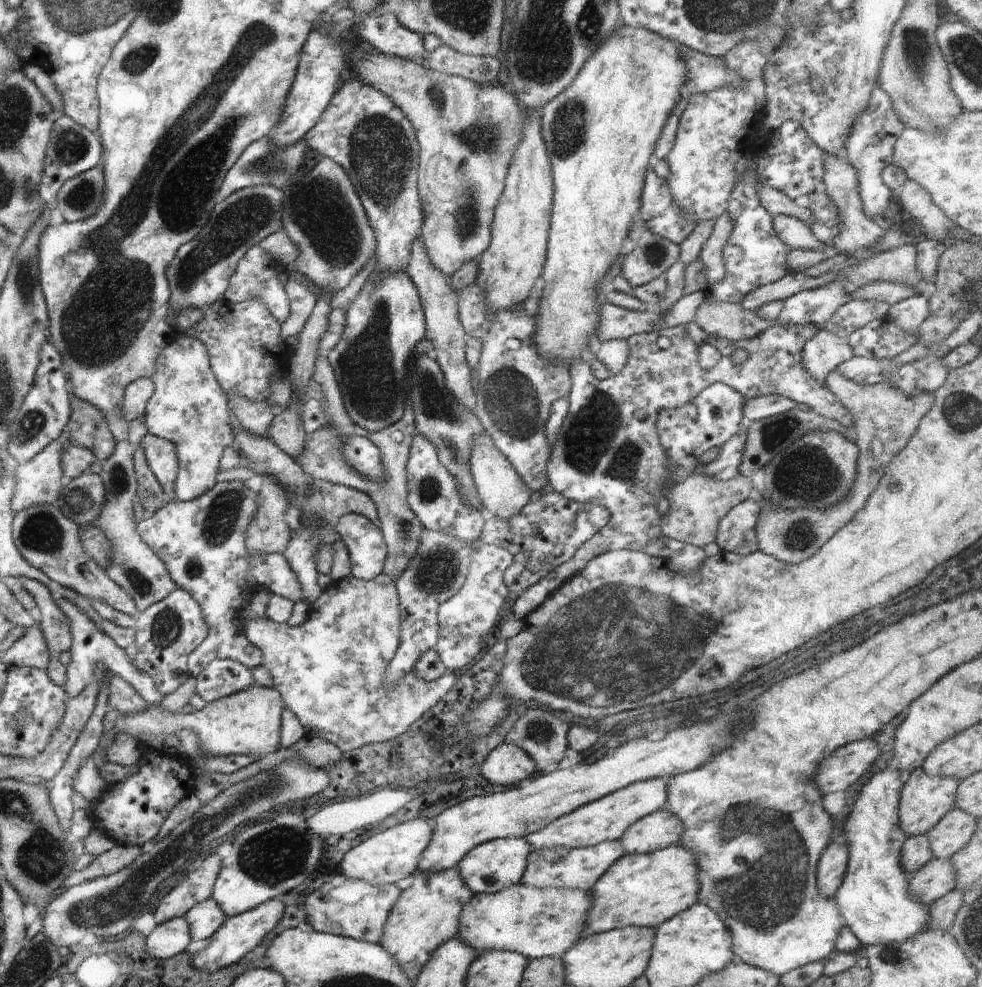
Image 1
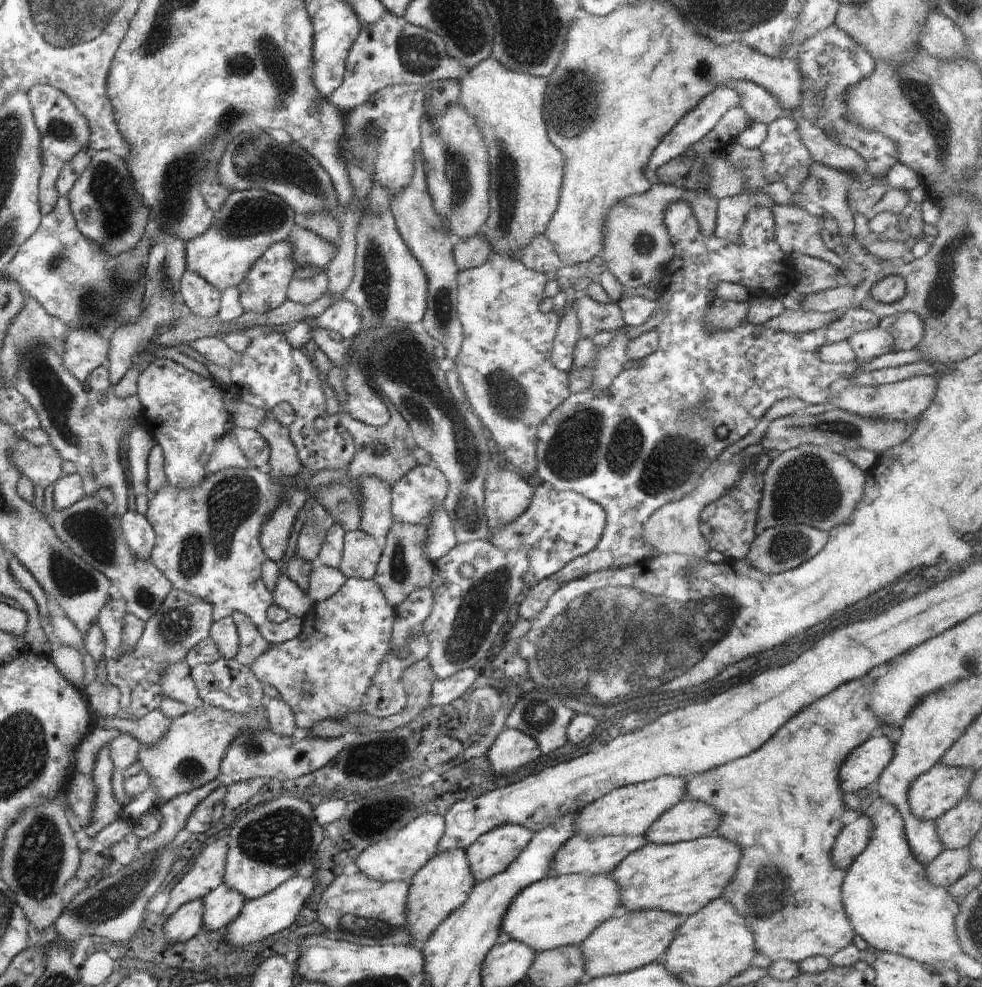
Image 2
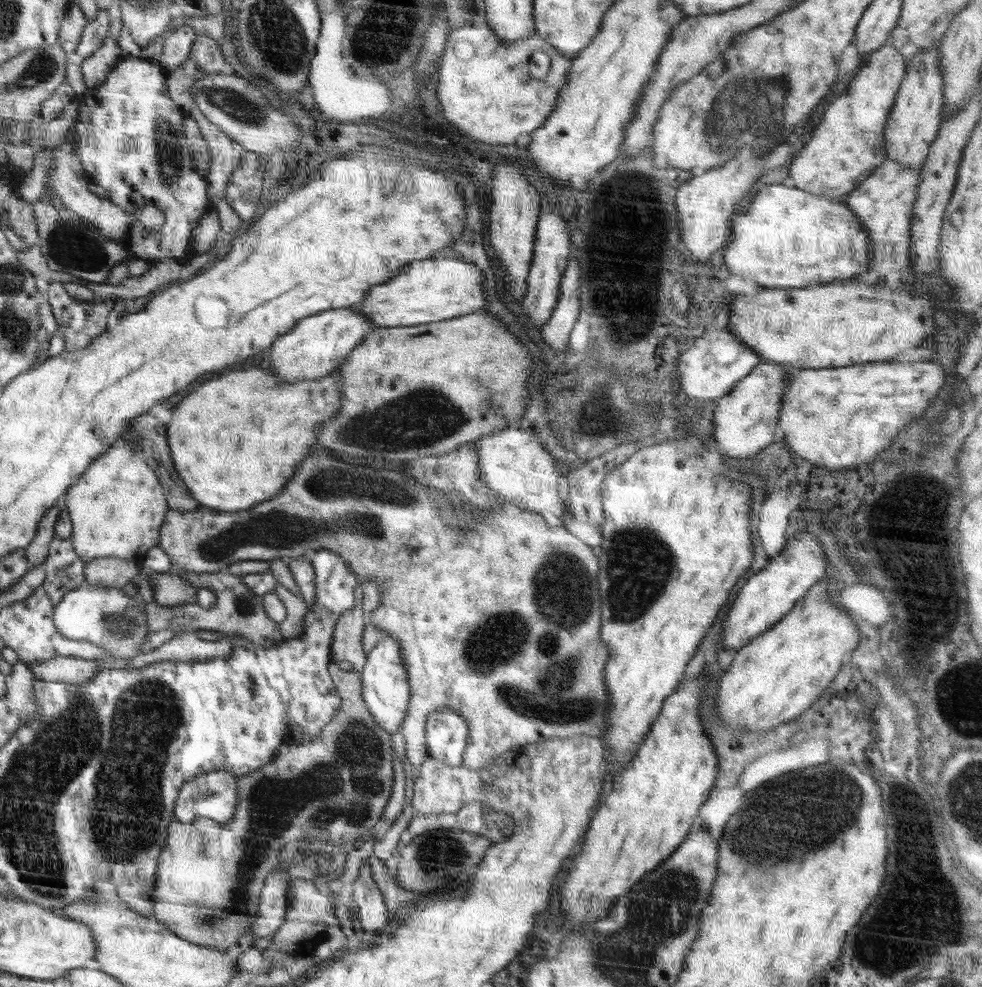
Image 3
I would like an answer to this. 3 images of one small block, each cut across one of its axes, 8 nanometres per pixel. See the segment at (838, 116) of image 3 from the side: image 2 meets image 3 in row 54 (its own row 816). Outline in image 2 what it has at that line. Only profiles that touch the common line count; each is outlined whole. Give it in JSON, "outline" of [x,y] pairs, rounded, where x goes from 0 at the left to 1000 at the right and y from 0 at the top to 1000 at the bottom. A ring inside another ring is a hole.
{"outline":[[[897,810],[895,821],[887,827],[889,841],[884,857],[878,862],[862,882],[857,895],[858,917],[872,947],[877,948],[891,964],[904,964],[932,974],[949,975],[947,958],[951,952],[963,954],[963,950],[976,953],[973,944],[973,928],[977,926],[976,916],[963,901],[951,898],[943,890],[942,876],[936,874],[926,858],[920,829],[902,810]],[[941,952],[947,956],[941,969]]]}

